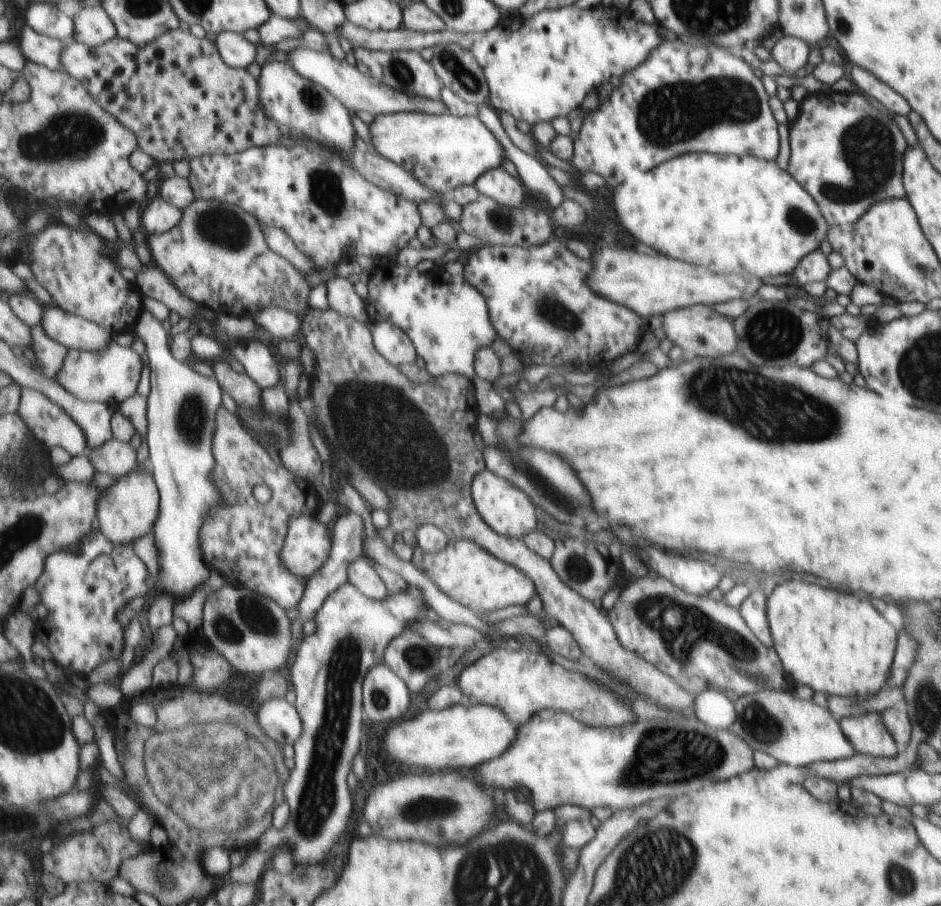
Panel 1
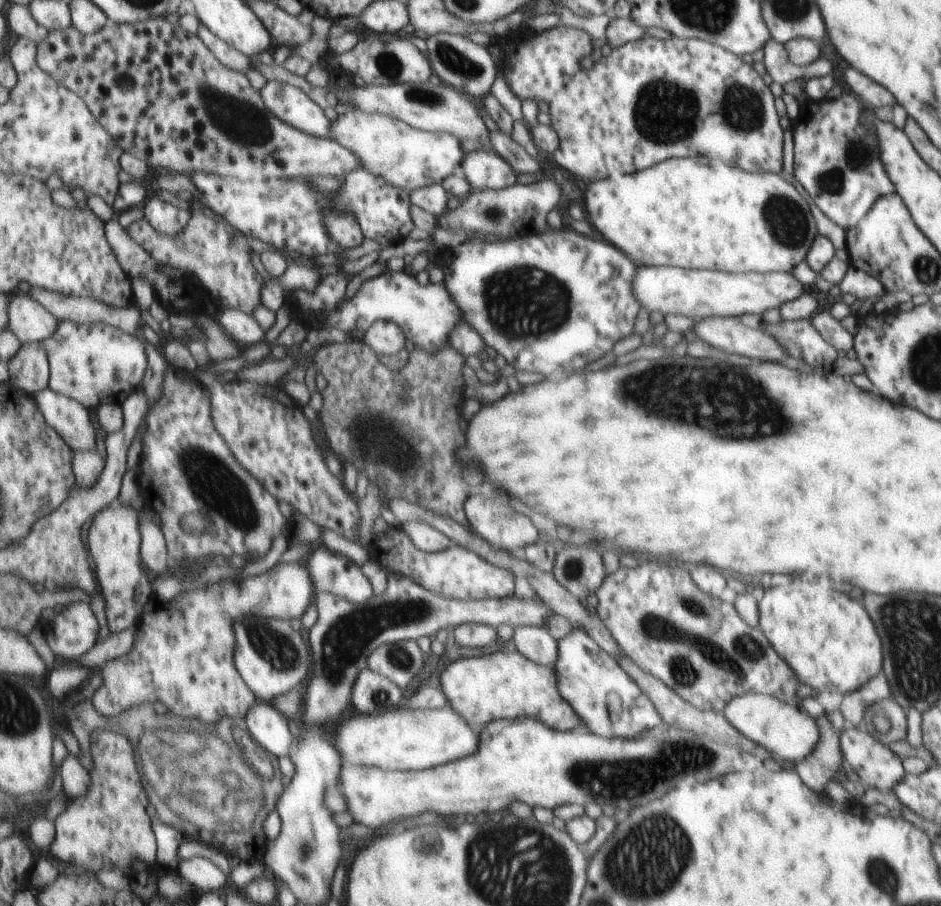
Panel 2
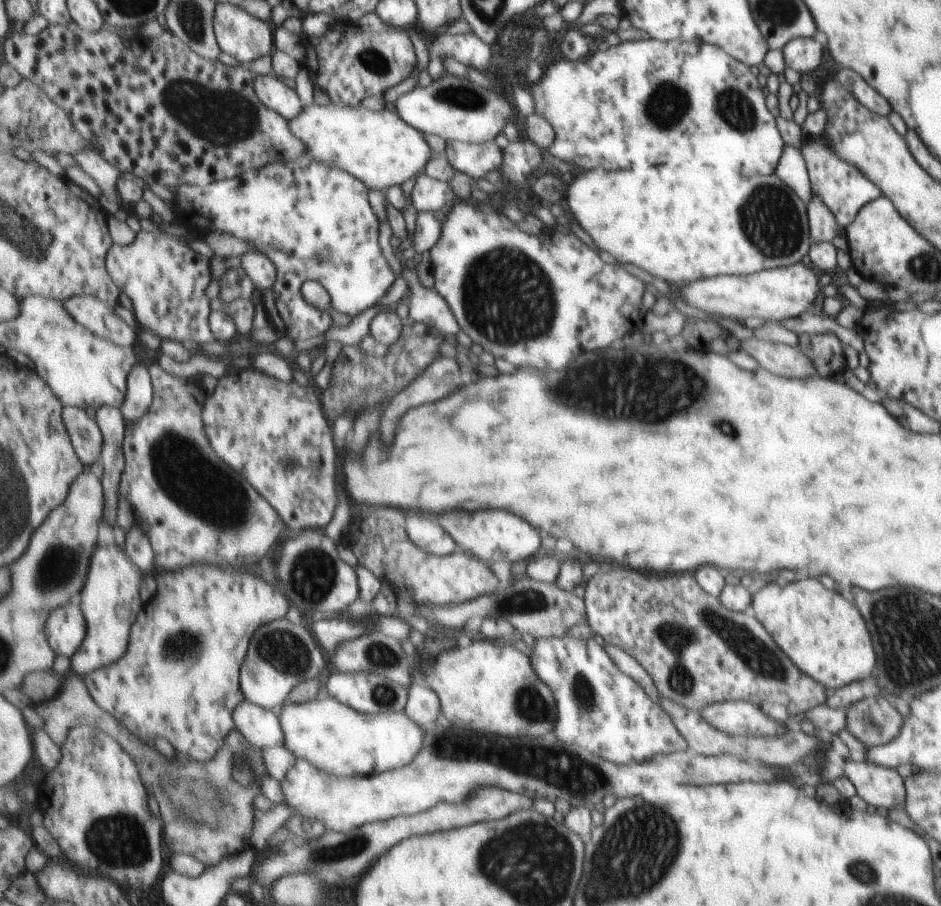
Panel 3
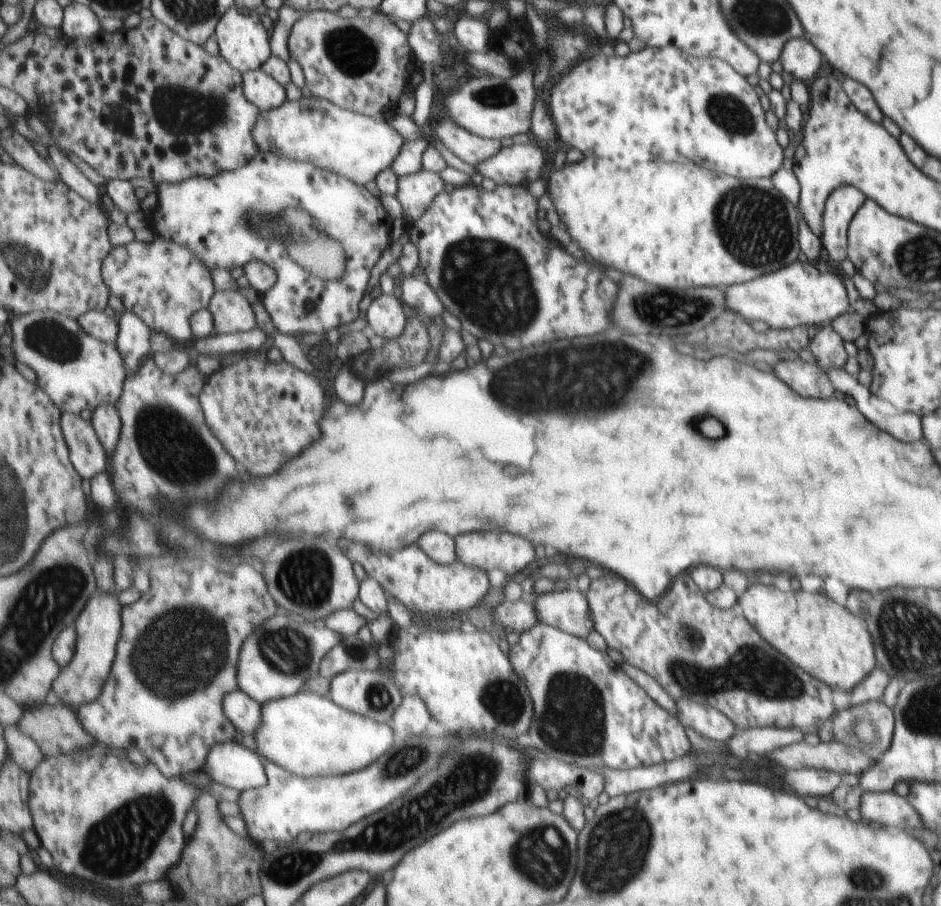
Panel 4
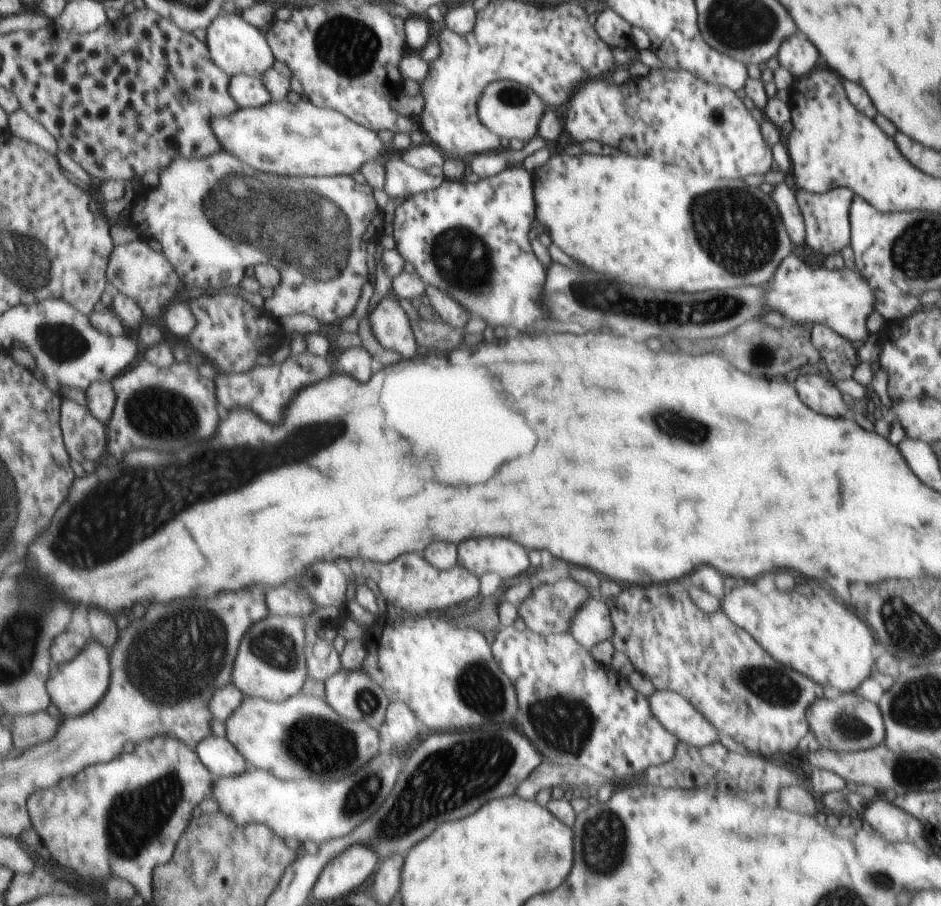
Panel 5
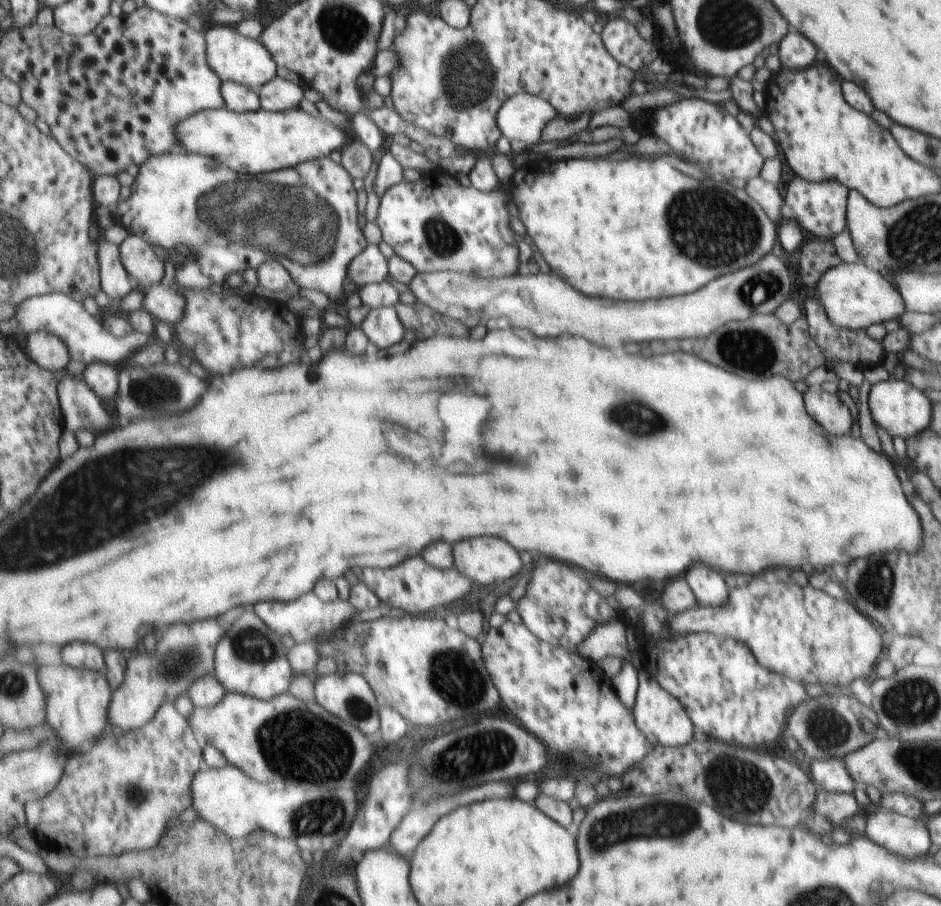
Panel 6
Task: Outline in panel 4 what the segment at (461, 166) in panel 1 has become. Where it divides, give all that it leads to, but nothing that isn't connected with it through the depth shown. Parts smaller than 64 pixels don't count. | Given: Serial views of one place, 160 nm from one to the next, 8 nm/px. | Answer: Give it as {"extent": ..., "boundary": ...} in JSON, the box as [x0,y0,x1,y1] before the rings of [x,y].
{"extent":[252,96,405,185],"boundary":[[[313,96],[301,97],[298,101],[286,100],[280,107],[261,111],[252,130],[259,152],[267,153],[269,150],[275,156],[285,156],[285,158],[295,160],[299,158],[299,161],[310,162],[321,170],[334,172],[362,185],[371,182],[371,180],[375,181],[381,171],[391,168],[393,160],[399,156],[399,152],[405,144],[403,136],[394,130],[390,122],[385,119],[344,109],[327,99],[314,98]]]}

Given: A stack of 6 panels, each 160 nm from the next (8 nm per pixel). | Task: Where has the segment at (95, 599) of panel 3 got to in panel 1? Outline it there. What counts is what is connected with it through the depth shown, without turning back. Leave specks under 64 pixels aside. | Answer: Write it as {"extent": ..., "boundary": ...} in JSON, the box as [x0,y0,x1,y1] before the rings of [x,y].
{"extent":[96,468,159,544],"boundary":[[[149,468],[145,473],[133,472],[121,476],[117,484],[103,490],[98,503],[98,518],[96,528],[101,528],[107,540],[113,544],[136,542],[145,534],[151,532],[159,518],[159,490],[155,477]]]}

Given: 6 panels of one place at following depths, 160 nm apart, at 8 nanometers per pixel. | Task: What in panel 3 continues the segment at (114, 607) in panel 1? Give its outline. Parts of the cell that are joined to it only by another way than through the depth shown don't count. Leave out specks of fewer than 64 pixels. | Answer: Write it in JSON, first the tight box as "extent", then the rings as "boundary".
{"extent":[46,604,87,659],"boundary":[[[69,604],[65,608],[55,610],[55,616],[48,620],[46,635],[56,654],[62,654],[70,659],[74,655],[73,646],[81,648],[81,634],[87,634],[87,624],[77,604]]]}

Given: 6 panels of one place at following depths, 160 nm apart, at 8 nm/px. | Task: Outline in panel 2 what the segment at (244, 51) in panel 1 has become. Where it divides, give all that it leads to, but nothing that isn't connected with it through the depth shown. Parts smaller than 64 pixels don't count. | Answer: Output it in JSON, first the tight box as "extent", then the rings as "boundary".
{"extent":[197,24,257,72],"boundary":[[[200,24],[197,35],[203,41],[209,51],[226,67],[245,72],[251,66],[251,60],[257,60],[256,57],[248,57],[234,49],[231,45],[220,39],[215,33],[212,33],[205,25]]]}

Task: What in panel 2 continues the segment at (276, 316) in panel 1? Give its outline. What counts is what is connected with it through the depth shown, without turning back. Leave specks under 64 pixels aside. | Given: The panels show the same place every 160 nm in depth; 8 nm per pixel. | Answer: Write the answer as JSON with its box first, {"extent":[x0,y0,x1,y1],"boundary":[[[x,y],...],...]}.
{"extent":[219,310,265,348],"boundary":[[[225,310],[223,316],[219,318],[222,325],[237,342],[241,342],[245,348],[261,342],[265,338],[265,332],[261,330],[259,324],[255,324],[251,314],[245,314],[241,310]]]}

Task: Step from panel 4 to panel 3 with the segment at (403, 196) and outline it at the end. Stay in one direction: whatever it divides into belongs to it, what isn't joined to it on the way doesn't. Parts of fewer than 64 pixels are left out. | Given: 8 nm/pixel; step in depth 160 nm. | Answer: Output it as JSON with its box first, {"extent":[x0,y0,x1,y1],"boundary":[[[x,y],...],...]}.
{"extent":[411,172,457,213],"boundary":[[[426,172],[416,179],[411,195],[413,205],[421,213],[441,211],[449,200],[457,201],[455,192],[449,188],[447,181],[436,179]]]}

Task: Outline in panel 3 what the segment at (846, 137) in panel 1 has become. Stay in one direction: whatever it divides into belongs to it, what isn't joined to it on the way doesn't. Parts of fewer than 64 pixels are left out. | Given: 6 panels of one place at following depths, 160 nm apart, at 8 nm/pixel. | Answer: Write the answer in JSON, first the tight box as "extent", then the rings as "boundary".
{"extent":[801,133,881,229],"boundary":[[[821,133],[816,140],[808,139],[801,142],[801,156],[803,157],[808,181],[810,182],[811,195],[817,195],[823,204],[831,211],[833,222],[841,229],[846,229],[859,209],[868,202],[881,196],[878,187],[853,165],[846,163],[837,155],[826,148],[826,139]]]}

